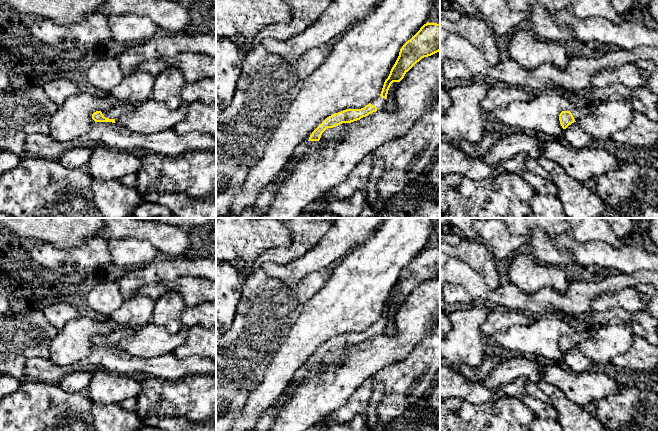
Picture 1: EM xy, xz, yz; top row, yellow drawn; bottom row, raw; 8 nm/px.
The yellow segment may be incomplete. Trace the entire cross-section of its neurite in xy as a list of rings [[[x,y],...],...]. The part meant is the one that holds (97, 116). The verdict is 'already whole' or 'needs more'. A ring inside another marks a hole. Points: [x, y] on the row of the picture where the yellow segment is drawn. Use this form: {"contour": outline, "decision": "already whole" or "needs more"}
{"contour": [[[120,102],[116,103],[113,108],[101,112],[96,111],[92,114],[92,119],[95,122],[112,122],[115,123],[115,120],[119,118],[120,116],[128,113],[134,108],[135,104],[132,103],[125,103]]], "decision": "needs more"}

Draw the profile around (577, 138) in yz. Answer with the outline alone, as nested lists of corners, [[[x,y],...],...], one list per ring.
[[[577,122],[572,123],[564,129],[563,136],[573,148],[590,147],[593,138],[582,131]]]

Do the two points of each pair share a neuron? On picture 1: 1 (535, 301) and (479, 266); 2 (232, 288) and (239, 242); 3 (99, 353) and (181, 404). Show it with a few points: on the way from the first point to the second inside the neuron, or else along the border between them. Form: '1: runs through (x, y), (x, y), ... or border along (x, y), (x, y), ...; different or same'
1: border along (479, 274), (490, 289), (494, 290), (500, 286); different
2: border along (226, 260), (231, 263); different
3: border along (149, 375), (172, 380); different

